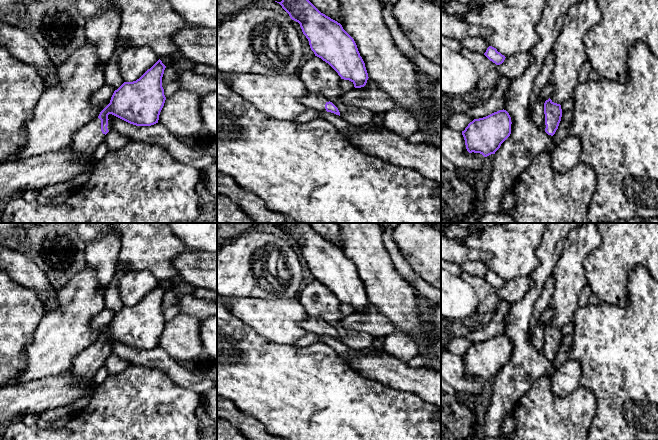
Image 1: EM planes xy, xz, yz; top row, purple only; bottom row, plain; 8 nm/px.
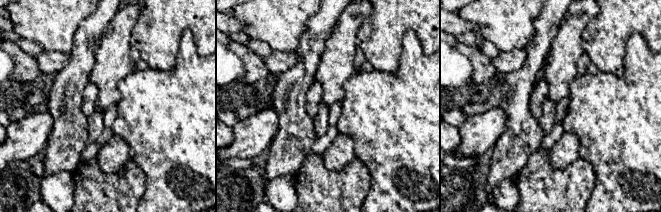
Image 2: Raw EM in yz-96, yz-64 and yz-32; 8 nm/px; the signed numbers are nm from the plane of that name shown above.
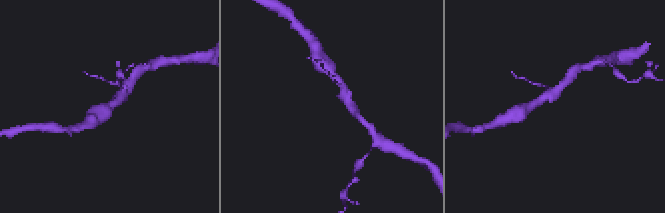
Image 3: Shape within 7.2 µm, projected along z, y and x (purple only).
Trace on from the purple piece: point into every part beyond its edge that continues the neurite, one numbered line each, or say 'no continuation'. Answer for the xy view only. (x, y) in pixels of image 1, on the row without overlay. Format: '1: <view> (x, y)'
1: xy (86, 364)

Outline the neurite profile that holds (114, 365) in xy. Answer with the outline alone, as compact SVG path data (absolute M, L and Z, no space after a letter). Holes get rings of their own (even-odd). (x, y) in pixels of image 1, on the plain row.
M110 354L105 359L104 363L104 367L106 368L108 375L116 375L122 373L130 365L130 362L118 357L115 354Z

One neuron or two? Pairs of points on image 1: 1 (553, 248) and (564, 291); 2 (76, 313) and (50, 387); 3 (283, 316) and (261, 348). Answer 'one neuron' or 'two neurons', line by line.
1: two neurons
2: two neurons
3: two neurons

